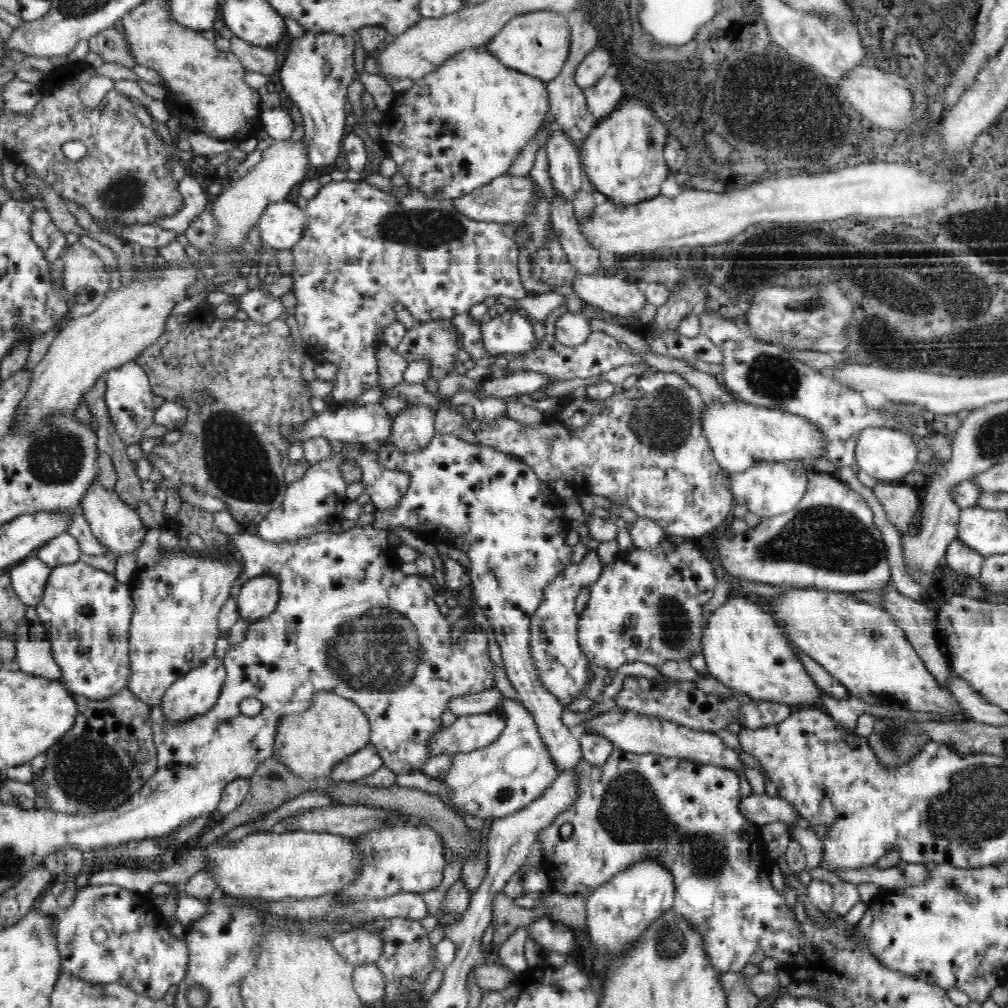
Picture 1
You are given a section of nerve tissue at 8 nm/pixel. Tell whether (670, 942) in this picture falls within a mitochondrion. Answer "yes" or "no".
yes

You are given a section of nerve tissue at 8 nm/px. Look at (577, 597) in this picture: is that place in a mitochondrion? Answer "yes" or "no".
no

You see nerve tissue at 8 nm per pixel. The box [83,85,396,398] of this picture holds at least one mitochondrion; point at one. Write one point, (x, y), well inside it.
(123, 196)

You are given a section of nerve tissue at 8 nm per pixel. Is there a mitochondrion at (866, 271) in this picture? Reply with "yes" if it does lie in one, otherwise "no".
yes

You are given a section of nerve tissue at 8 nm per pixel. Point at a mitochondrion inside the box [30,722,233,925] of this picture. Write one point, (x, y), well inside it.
(86, 771)

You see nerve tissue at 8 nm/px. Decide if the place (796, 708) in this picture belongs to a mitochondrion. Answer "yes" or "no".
no

